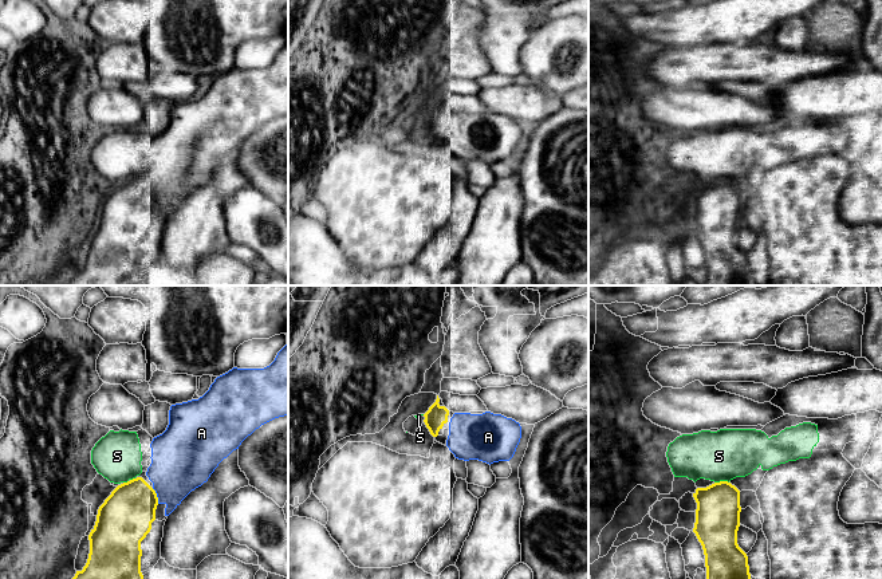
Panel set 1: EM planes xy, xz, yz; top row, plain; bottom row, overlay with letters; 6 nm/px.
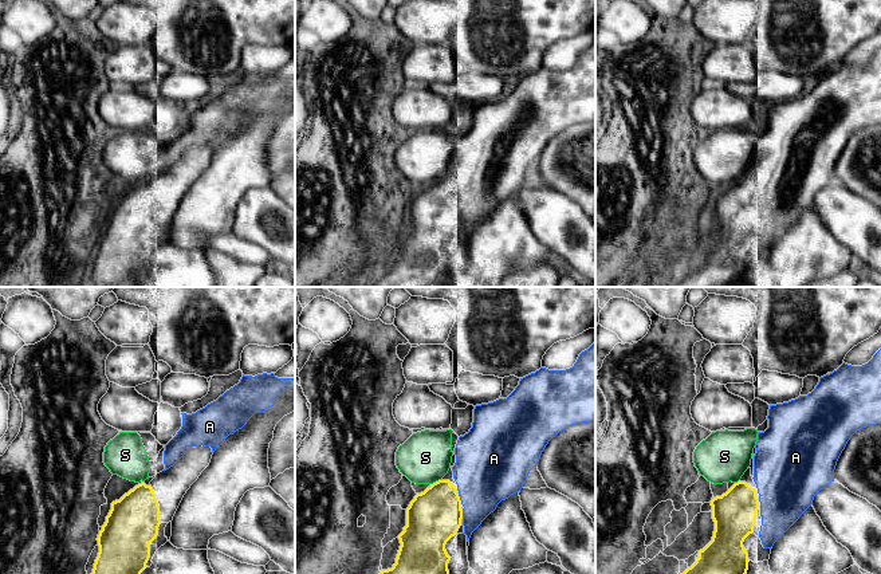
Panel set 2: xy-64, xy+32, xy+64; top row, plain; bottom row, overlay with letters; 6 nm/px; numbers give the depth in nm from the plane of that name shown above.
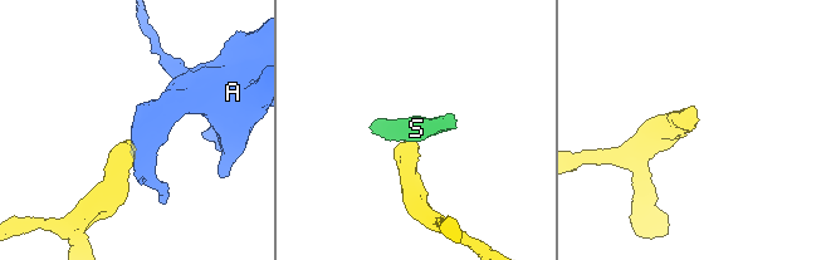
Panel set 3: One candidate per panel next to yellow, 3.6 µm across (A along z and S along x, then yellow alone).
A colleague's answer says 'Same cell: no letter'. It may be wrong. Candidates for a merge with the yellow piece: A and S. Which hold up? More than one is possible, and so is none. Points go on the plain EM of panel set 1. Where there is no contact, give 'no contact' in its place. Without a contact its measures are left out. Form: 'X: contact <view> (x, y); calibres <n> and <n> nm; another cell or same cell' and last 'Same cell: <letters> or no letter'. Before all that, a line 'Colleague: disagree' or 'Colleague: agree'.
Colleague: disagree
A: contact xy (156, 196); calibres 320 and 360 nm; same cell
S: contact yz (721, 181); calibres 280 and 300 nm; another cell
Same cell: A

